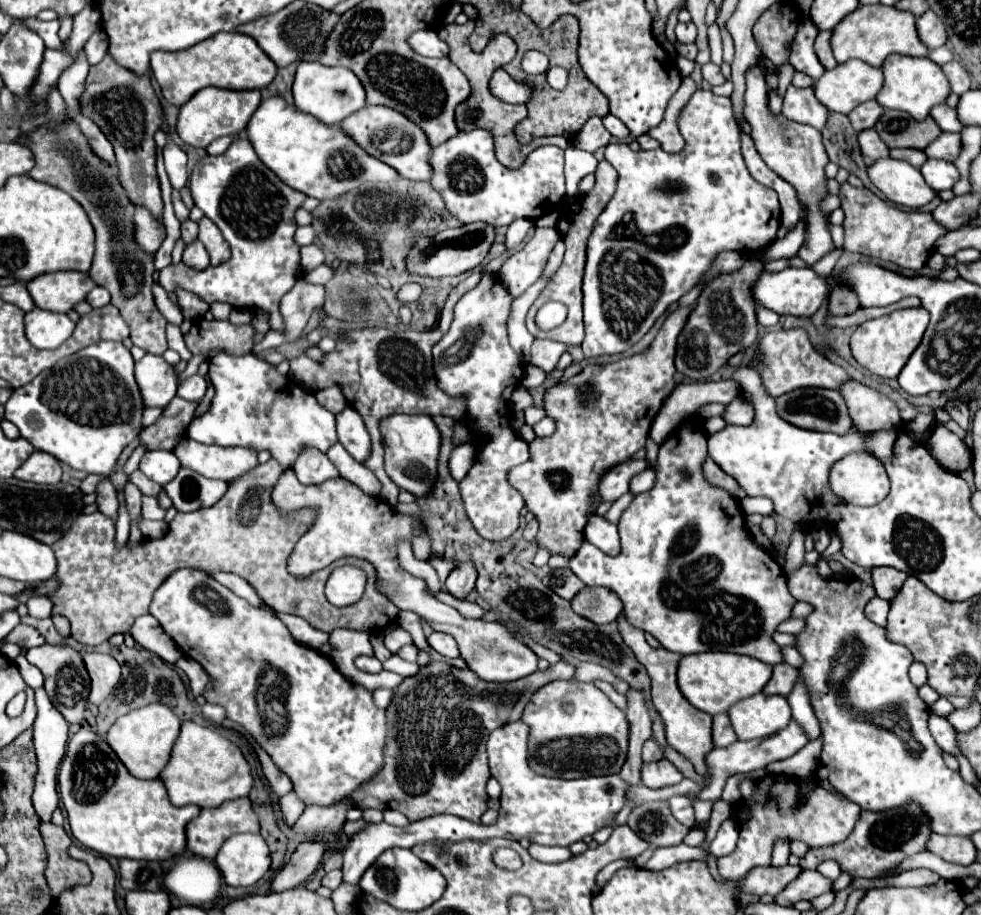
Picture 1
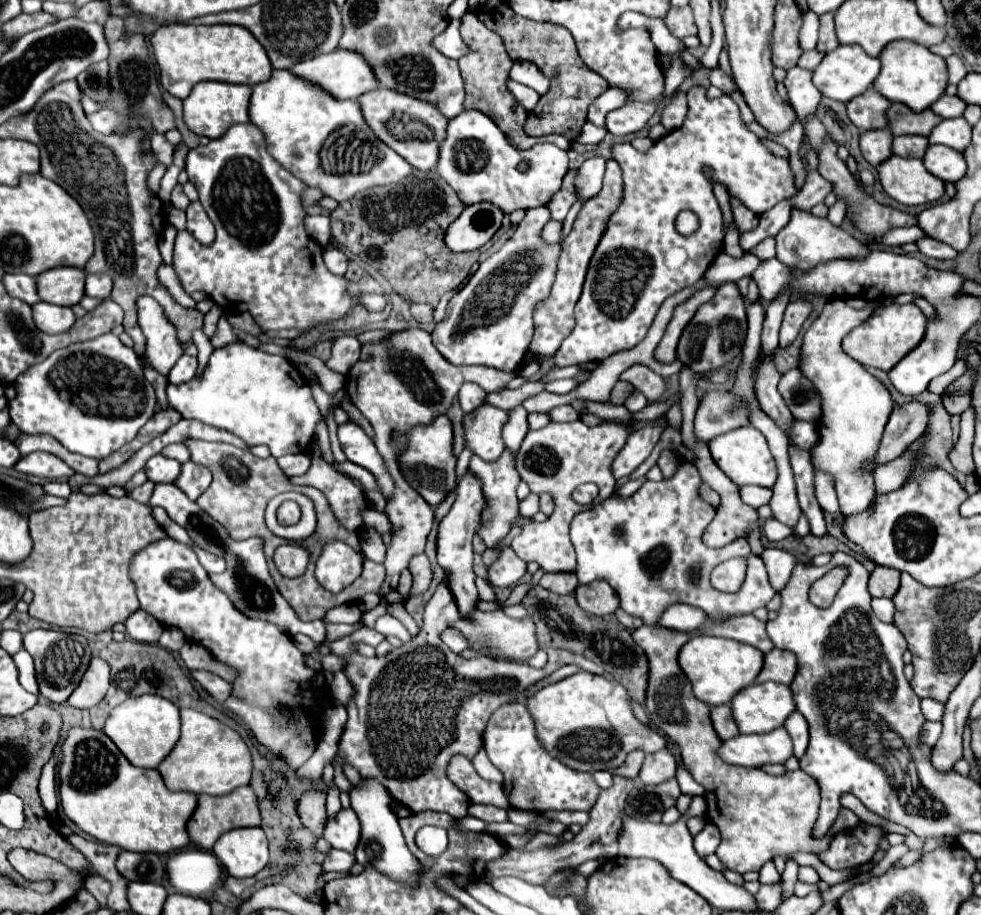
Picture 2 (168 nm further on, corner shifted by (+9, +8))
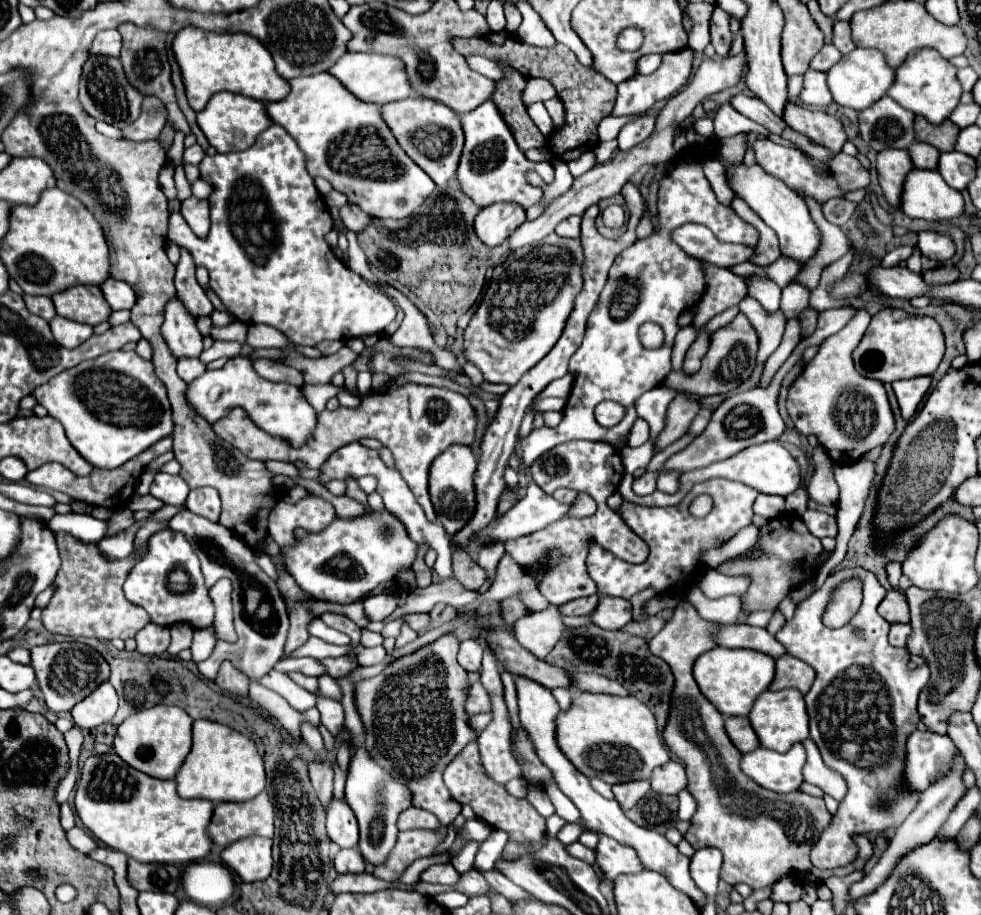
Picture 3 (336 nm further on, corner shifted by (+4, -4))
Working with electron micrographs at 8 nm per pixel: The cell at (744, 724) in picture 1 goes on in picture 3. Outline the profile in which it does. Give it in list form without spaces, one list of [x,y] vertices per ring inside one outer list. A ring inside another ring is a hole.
[[[782,689],[782,691],[764,691],[756,701],[752,711],[748,713],[752,729],[758,735],[762,747],[784,753],[794,743],[800,743],[808,737],[808,715],[804,705],[804,695],[796,689]]]

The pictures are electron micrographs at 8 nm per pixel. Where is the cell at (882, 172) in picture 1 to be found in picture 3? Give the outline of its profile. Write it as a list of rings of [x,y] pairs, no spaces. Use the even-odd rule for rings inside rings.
[[[912,169],[904,181],[900,209],[912,219],[924,219],[924,221],[952,221],[964,211],[964,199],[962,195],[948,187],[940,173],[936,169]]]

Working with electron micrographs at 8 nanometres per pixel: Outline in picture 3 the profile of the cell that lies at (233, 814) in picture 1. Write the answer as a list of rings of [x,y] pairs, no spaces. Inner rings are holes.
[[[264,791],[250,801],[216,803],[212,821],[208,825],[208,835],[212,843],[222,849],[250,835],[272,837],[272,833],[274,833],[274,807]]]

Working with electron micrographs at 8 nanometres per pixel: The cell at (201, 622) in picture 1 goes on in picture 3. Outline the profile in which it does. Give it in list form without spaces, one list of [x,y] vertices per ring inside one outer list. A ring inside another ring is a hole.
[[[162,529],[150,537],[148,555],[128,573],[124,593],[132,603],[140,605],[156,625],[170,627],[174,623],[188,623],[194,629],[214,627],[214,605],[204,585],[200,561],[184,535],[172,529]]]

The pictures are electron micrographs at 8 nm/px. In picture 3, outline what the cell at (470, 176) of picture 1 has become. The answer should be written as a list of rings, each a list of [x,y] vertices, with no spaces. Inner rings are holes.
[[[492,101],[482,103],[468,115],[462,115],[460,119],[462,119],[466,143],[464,143],[460,163],[458,163],[456,181],[462,189],[462,193],[468,195],[478,207],[488,207],[498,201],[518,203],[524,209],[536,205],[542,199],[544,191],[526,185],[524,173],[526,173],[526,169],[534,169],[544,179],[544,183],[550,185],[554,181],[554,167],[550,163],[542,163],[542,161],[534,163],[530,159],[526,159],[526,155],[518,149],[510,129],[506,127],[502,115],[498,113],[498,109]]]

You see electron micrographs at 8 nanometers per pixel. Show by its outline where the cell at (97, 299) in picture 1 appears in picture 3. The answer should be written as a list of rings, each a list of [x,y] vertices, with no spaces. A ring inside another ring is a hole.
[[[108,277],[102,285],[100,285],[102,293],[104,293],[104,299],[106,303],[116,311],[116,309],[130,309],[136,301],[134,297],[134,291],[128,283],[124,281],[118,281],[118,279],[112,279]]]

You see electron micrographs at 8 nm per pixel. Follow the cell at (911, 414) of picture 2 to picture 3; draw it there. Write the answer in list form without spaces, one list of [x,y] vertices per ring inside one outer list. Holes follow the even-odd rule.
[[[860,459],[860,461],[856,461],[856,463],[844,463],[844,465],[836,463],[836,465],[834,465],[834,477],[836,477],[836,483],[838,483],[838,487],[840,487],[840,505],[838,505],[838,517],[836,517],[836,521],[838,521],[836,549],[834,549],[832,557],[818,569],[814,591],[824,584],[824,581],[828,575],[830,575],[831,571],[834,571],[834,569],[842,563],[842,559],[846,557],[848,539],[852,537],[852,531],[854,531],[854,527],[856,527],[856,523],[858,523],[858,519],[860,519],[864,507],[866,507],[866,499],[868,499],[868,495],[870,495],[872,485],[874,485],[874,475],[876,475],[876,465],[874,465],[874,461],[868,461],[868,459]]]

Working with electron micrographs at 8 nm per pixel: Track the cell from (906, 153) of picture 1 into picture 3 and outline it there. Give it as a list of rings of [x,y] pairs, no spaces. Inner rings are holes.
[[[912,143],[912,147],[908,147],[908,155],[914,163],[914,167],[918,169],[936,169],[940,151],[936,151],[936,147],[928,145],[928,143]]]

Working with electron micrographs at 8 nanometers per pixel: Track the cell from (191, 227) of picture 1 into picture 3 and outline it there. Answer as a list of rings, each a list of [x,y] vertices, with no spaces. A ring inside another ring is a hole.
[[[178,167],[178,169],[176,169],[174,179],[176,179],[176,191],[178,191],[176,199],[178,199],[178,201],[188,199],[192,193],[190,193],[190,183],[186,181],[186,177],[184,177],[184,169],[182,169],[182,167]]]

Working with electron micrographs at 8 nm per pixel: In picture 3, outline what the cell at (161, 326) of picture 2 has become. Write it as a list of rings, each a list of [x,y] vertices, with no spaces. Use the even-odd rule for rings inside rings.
[[[174,297],[166,305],[164,323],[160,327],[162,337],[172,353],[172,357],[198,357],[202,353],[202,335],[196,331],[196,317]]]

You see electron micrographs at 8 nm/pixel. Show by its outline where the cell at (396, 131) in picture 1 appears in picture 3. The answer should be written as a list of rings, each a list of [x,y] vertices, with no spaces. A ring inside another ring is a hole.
[[[408,97],[400,101],[392,101],[382,105],[382,119],[390,127],[398,145],[404,153],[438,185],[446,187],[450,179],[456,175],[460,151],[464,145],[464,133],[460,127],[460,117],[448,109],[446,105],[424,99],[424,97]]]

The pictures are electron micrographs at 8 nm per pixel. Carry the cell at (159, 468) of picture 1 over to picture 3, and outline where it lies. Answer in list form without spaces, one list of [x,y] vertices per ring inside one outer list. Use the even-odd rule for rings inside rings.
[[[162,471],[156,473],[154,483],[150,487],[150,495],[154,495],[156,499],[162,499],[164,503],[170,503],[170,505],[184,505],[188,491],[190,491],[190,487],[180,475],[168,475]]]

